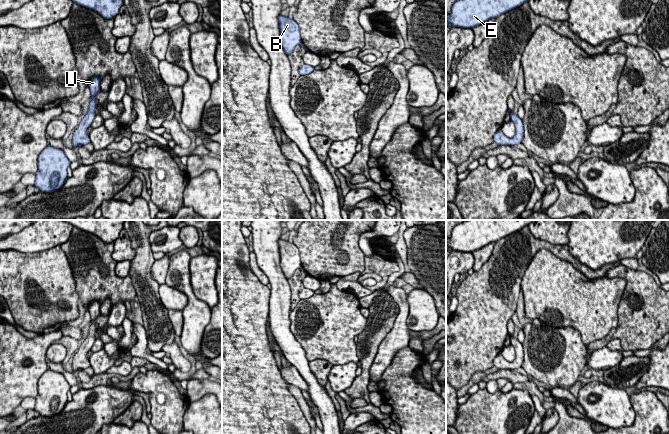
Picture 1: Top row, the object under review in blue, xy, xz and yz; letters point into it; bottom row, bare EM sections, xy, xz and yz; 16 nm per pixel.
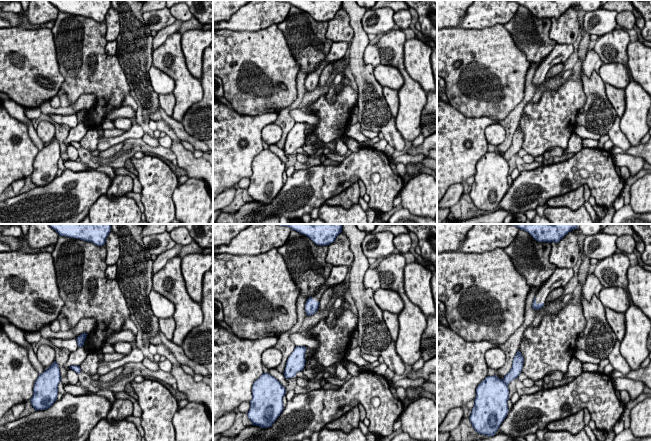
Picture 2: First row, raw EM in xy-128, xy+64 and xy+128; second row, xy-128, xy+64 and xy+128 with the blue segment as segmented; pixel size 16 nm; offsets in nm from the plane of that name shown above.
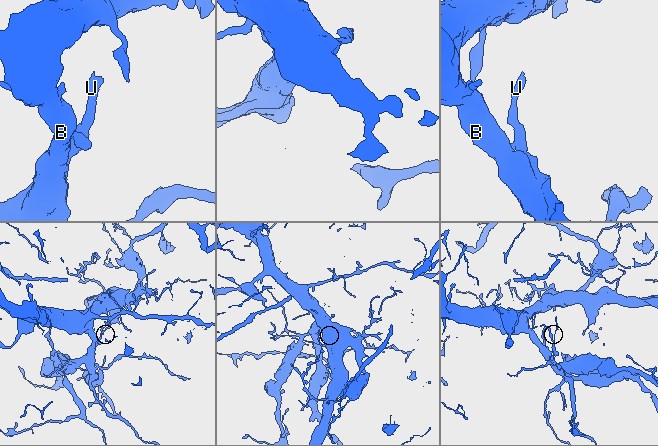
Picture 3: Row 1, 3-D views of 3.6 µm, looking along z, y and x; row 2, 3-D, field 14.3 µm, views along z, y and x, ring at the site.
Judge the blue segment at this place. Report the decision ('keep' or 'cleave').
cleave

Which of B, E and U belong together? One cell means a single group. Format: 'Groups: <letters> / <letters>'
Groups: B E / U

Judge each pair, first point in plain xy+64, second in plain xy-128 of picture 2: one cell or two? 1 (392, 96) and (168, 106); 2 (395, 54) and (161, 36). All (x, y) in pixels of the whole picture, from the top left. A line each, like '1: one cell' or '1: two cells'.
1: one cell
2: two cells

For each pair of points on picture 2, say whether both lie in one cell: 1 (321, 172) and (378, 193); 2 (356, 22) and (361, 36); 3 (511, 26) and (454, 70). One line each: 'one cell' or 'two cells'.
1: one cell
2: one cell
3: two cells

